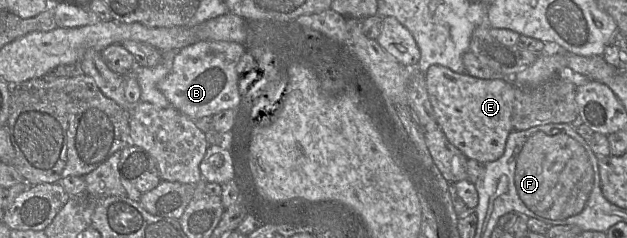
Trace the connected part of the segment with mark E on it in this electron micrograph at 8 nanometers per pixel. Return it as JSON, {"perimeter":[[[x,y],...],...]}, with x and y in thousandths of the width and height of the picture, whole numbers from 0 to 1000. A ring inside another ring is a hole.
{"perimeter":[[[692,269],[678,307],[679,370],[695,508],[715,592],[746,668],[770,689],[794,672],[817,534],[821,357],[813,332],[766,332]]]}

